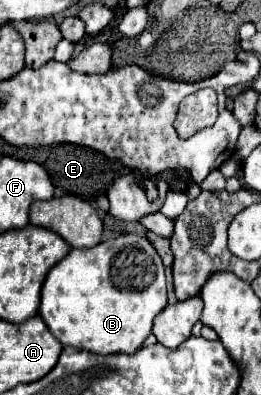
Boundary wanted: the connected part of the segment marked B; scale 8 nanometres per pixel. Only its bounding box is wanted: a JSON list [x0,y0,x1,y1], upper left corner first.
[39,234,165,356]

